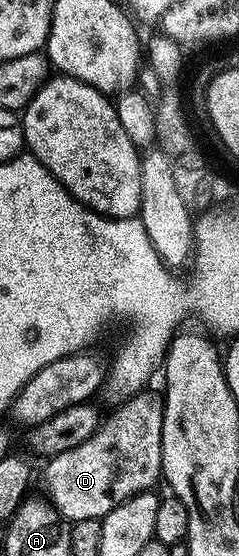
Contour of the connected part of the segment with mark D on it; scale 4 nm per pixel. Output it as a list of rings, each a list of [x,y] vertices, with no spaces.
[[[137,391],[109,418],[102,420],[89,438],[57,456],[50,456],[45,469],[48,498],[66,522],[102,518],[136,493],[154,488],[161,471],[161,440],[165,398],[160,392]]]

